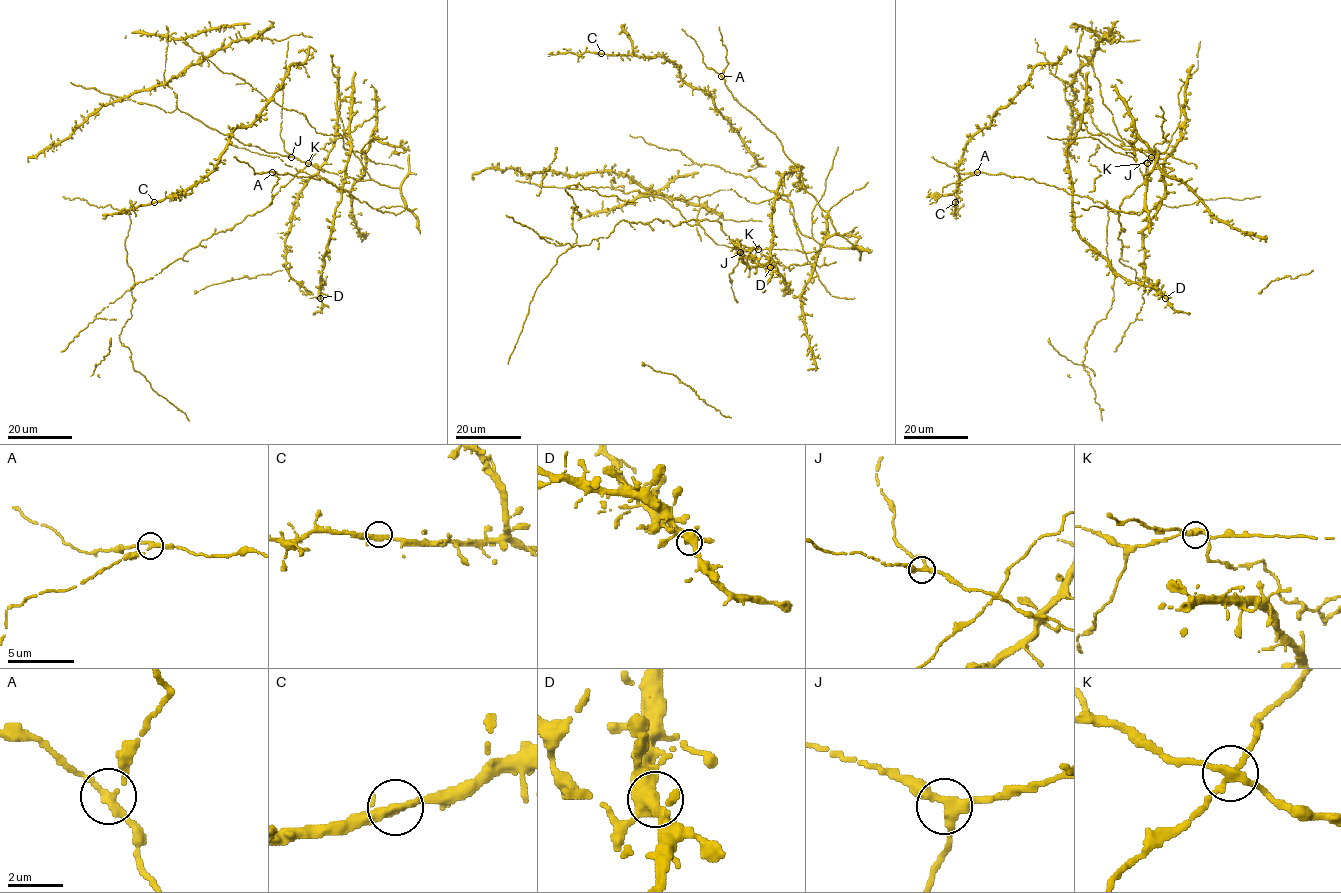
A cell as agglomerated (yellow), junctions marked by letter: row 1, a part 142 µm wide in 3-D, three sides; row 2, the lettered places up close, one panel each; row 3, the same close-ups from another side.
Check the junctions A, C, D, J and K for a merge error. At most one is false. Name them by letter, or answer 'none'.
K

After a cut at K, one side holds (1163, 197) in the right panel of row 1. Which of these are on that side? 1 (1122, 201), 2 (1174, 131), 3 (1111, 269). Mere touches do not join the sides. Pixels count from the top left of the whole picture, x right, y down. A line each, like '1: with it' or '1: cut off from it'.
1: cut off from it
2: with it
3: with it

